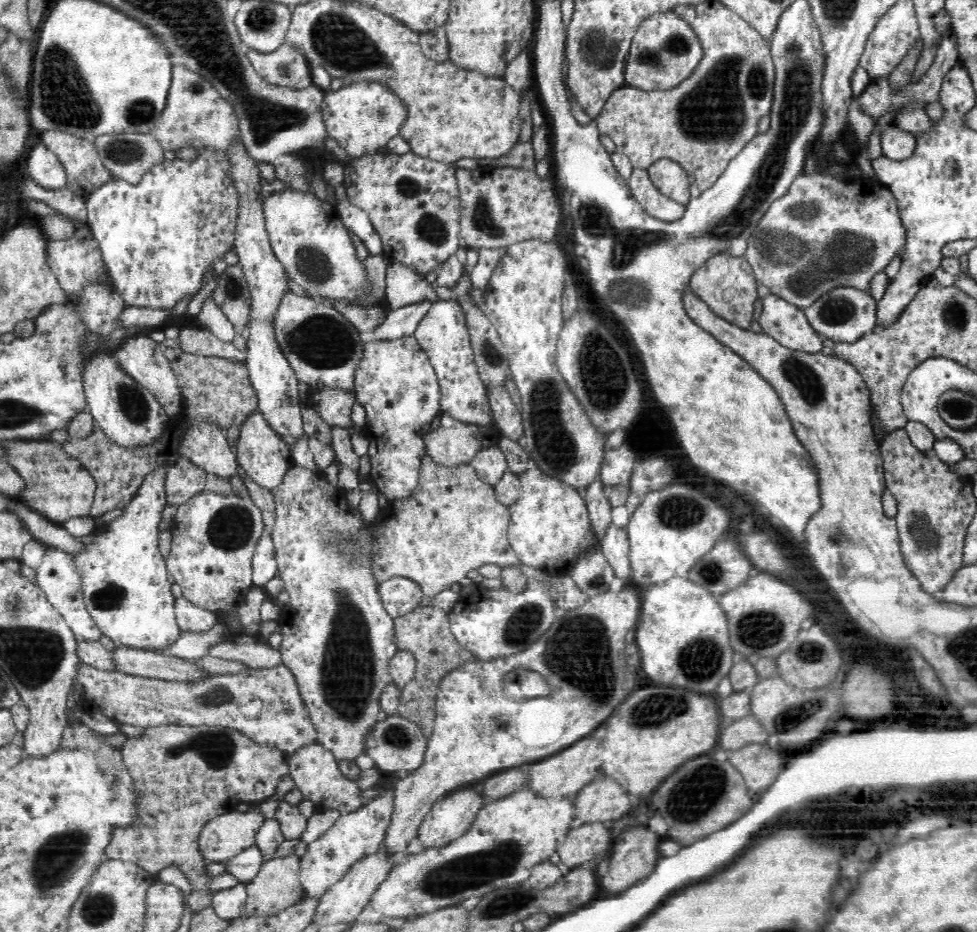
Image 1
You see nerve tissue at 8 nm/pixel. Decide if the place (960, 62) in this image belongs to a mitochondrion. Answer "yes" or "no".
no

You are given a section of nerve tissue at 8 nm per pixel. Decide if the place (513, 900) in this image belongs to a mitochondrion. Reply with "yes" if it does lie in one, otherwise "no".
yes

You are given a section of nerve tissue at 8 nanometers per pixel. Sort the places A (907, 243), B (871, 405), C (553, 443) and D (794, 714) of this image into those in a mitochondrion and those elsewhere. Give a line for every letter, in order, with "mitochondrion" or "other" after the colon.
A: other
B: other
C: mitochondrion
D: mitochondrion

